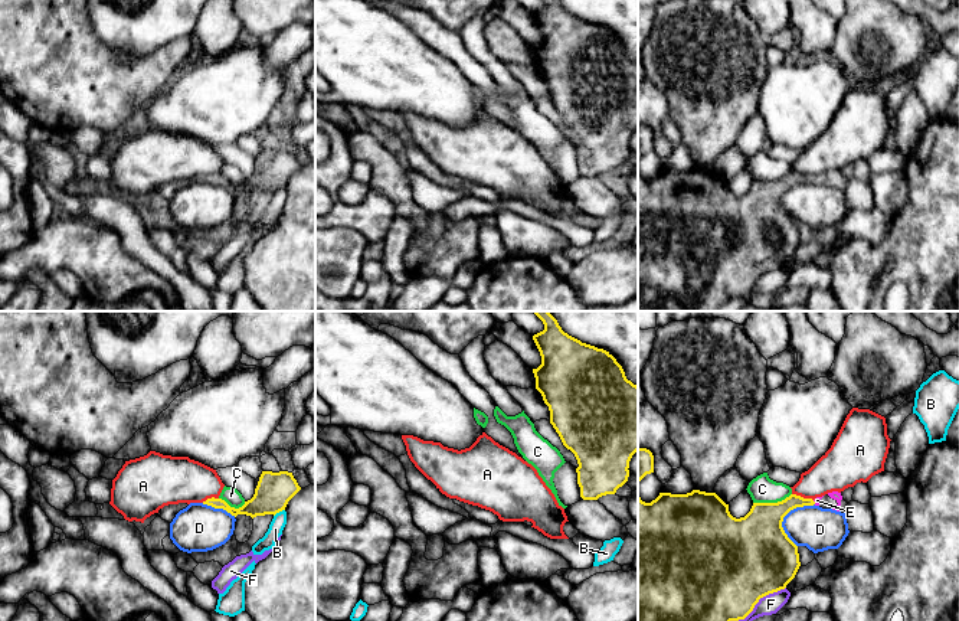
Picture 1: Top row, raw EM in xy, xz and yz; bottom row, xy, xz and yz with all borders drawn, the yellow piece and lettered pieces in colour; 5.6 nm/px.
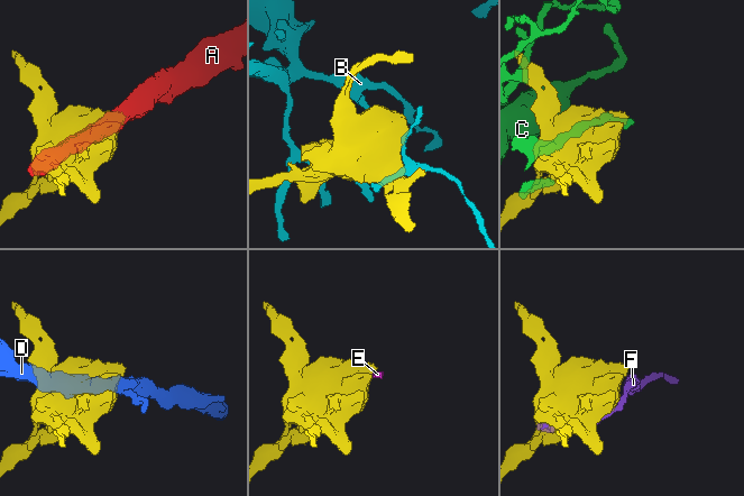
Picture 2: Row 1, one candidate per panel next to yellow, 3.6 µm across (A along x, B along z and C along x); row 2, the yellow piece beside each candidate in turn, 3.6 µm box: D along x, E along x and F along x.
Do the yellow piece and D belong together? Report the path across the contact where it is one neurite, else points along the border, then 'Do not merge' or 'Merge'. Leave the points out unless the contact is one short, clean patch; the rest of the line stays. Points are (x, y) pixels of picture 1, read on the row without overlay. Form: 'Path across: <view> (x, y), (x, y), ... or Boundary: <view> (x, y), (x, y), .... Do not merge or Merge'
Do not merge

